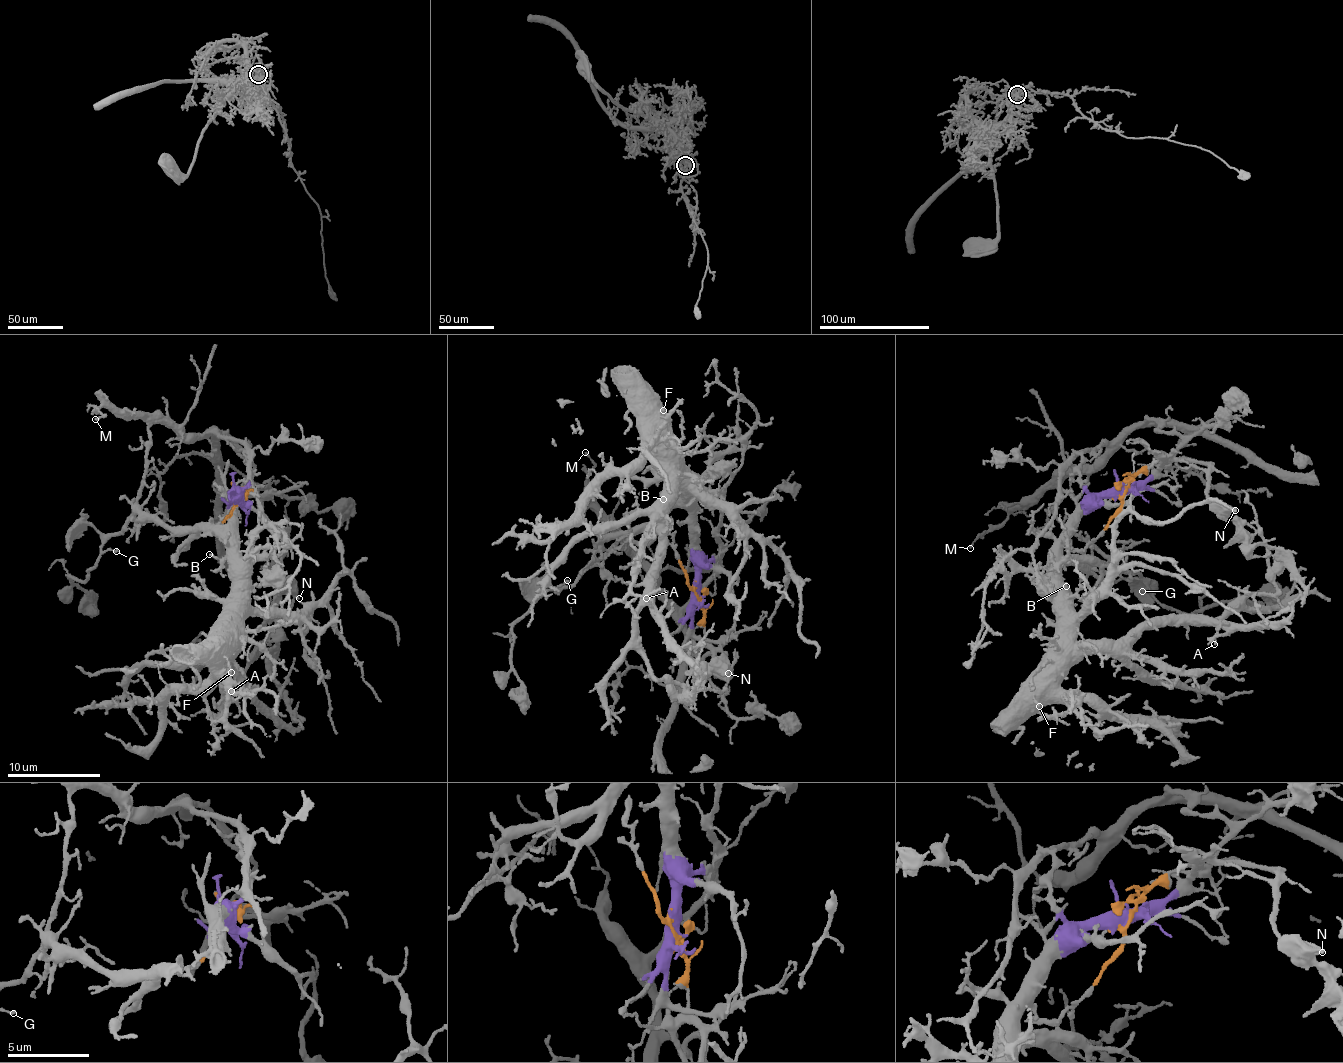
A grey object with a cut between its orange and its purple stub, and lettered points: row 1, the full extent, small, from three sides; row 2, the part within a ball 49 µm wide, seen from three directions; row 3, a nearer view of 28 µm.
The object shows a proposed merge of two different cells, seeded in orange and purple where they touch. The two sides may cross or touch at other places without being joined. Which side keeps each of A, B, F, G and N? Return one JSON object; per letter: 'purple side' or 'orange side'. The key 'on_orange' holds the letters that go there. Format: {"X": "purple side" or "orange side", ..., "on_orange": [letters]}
{"A": "purple side", "B": "purple side", "F": "purple side", "G": "orange side", "N": "orange side", "on_orange": ["G", "N"]}

